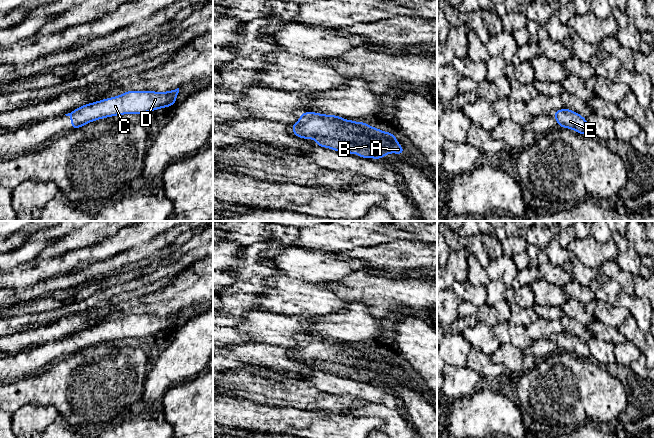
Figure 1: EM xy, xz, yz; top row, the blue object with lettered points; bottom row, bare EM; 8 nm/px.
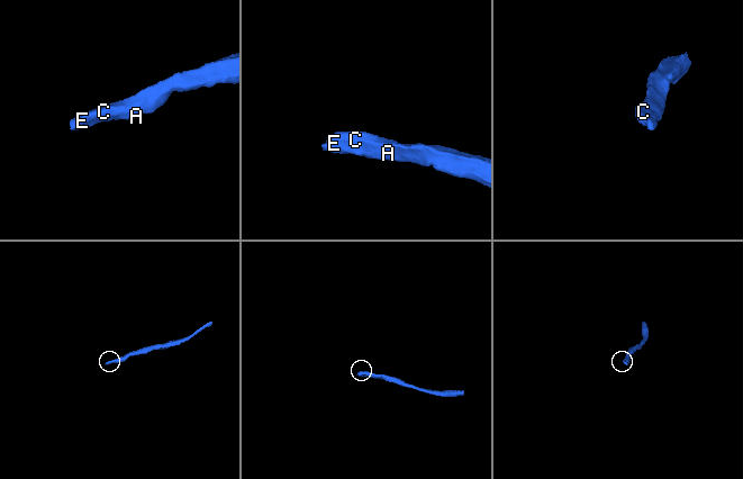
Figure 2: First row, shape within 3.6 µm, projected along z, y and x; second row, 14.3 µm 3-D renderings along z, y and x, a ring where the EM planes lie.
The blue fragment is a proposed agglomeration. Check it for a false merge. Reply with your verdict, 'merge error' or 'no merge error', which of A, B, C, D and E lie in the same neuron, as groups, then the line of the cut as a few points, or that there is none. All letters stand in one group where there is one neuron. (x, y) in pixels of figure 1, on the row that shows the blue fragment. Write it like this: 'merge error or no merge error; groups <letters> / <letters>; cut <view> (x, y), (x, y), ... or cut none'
no merge error; groups A B C D E; cut none

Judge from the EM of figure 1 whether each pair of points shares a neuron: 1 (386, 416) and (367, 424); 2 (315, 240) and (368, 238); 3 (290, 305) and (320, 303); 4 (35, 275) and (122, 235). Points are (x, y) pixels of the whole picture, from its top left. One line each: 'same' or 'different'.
1: different
2: same
3: same
4: same

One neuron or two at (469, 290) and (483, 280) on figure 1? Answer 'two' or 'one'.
two

